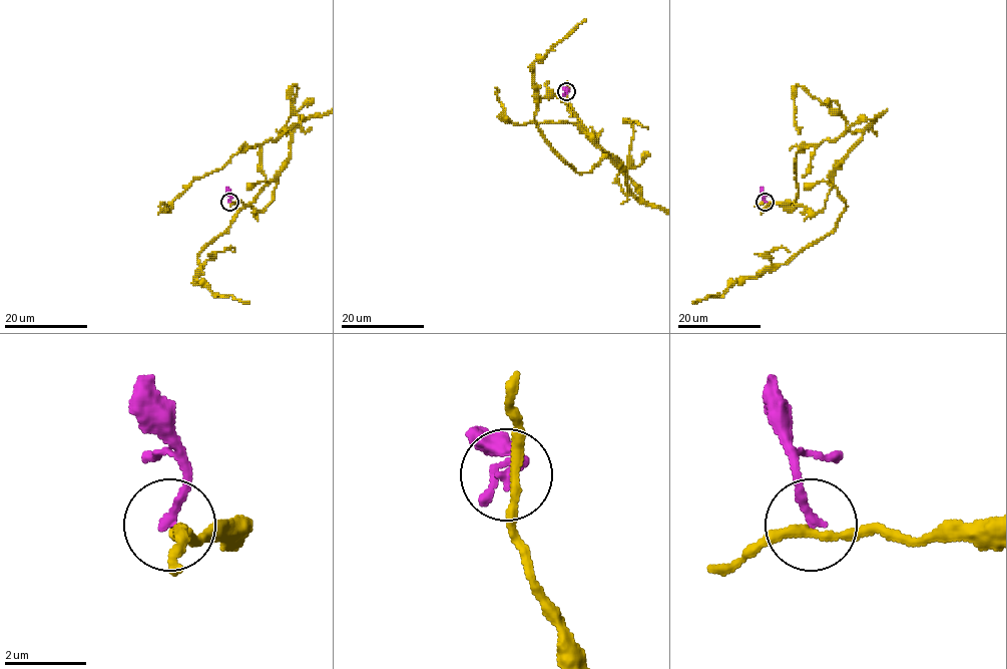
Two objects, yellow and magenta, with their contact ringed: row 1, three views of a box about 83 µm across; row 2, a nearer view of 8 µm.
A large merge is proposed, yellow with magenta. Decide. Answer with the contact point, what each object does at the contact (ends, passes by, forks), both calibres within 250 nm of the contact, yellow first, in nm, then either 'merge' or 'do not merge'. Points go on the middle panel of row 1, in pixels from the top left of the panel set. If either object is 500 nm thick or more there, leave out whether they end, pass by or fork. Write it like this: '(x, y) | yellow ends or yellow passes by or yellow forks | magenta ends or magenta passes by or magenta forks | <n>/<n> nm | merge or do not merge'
(566, 91) | yellow passes by | magenta ends | 240/240 nm | do not merge

